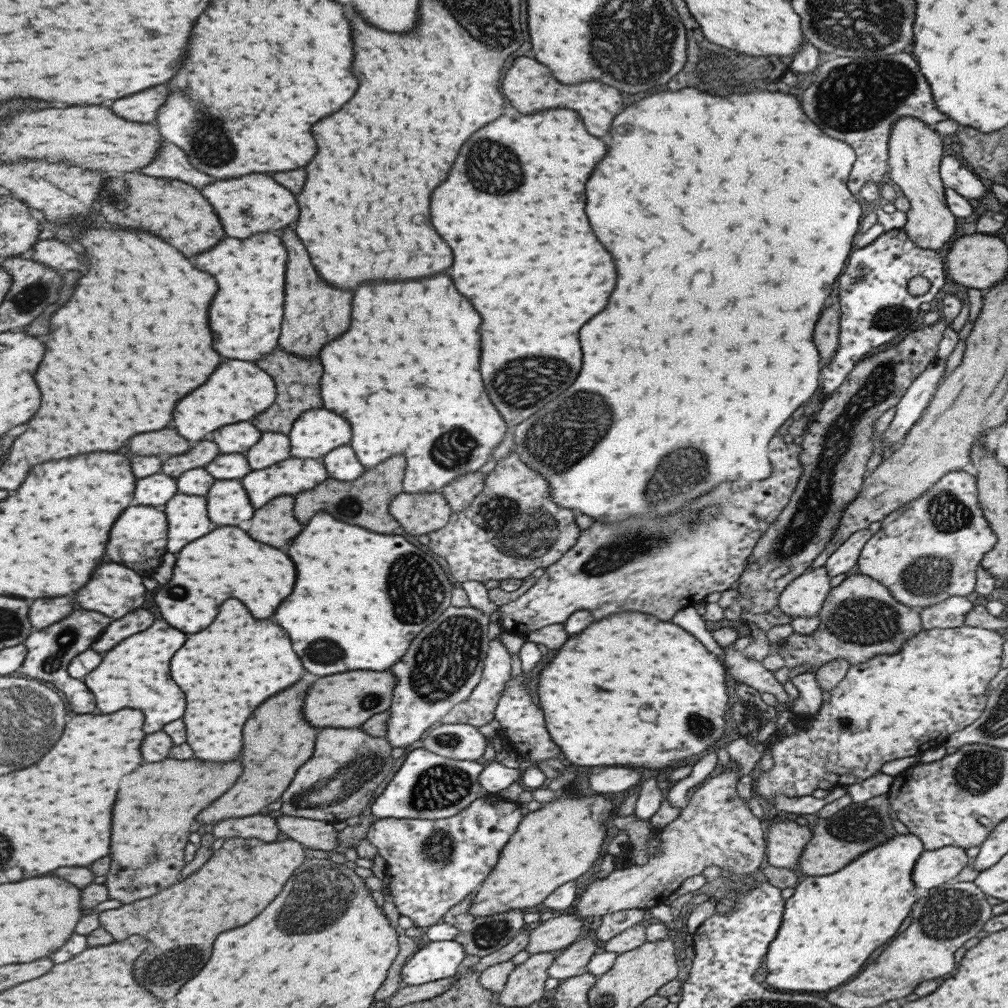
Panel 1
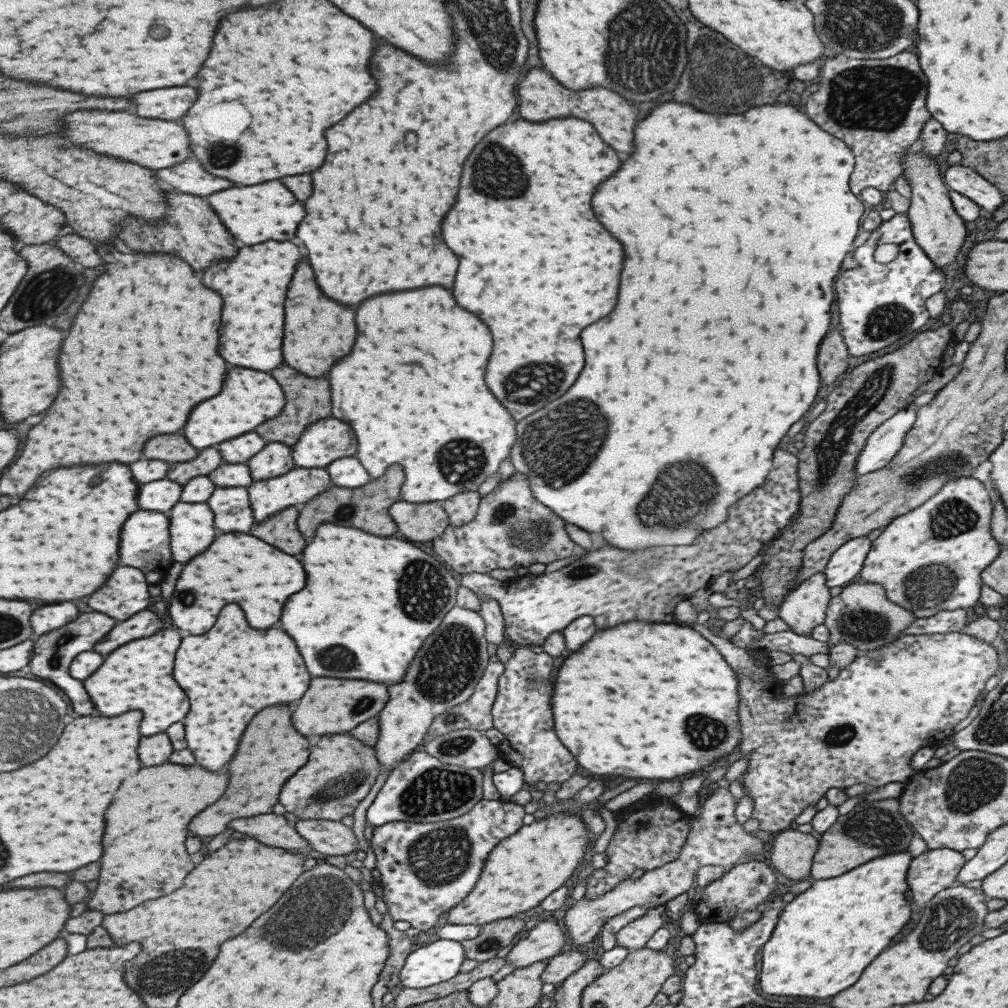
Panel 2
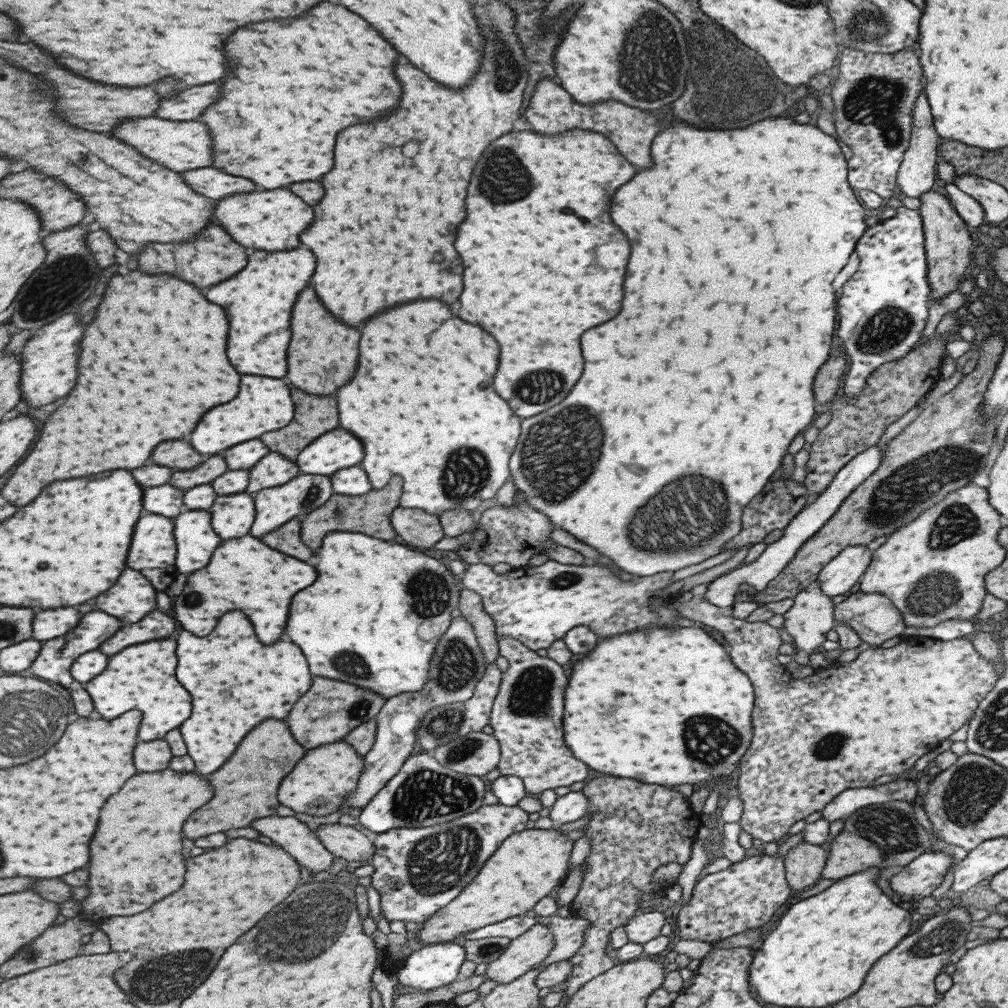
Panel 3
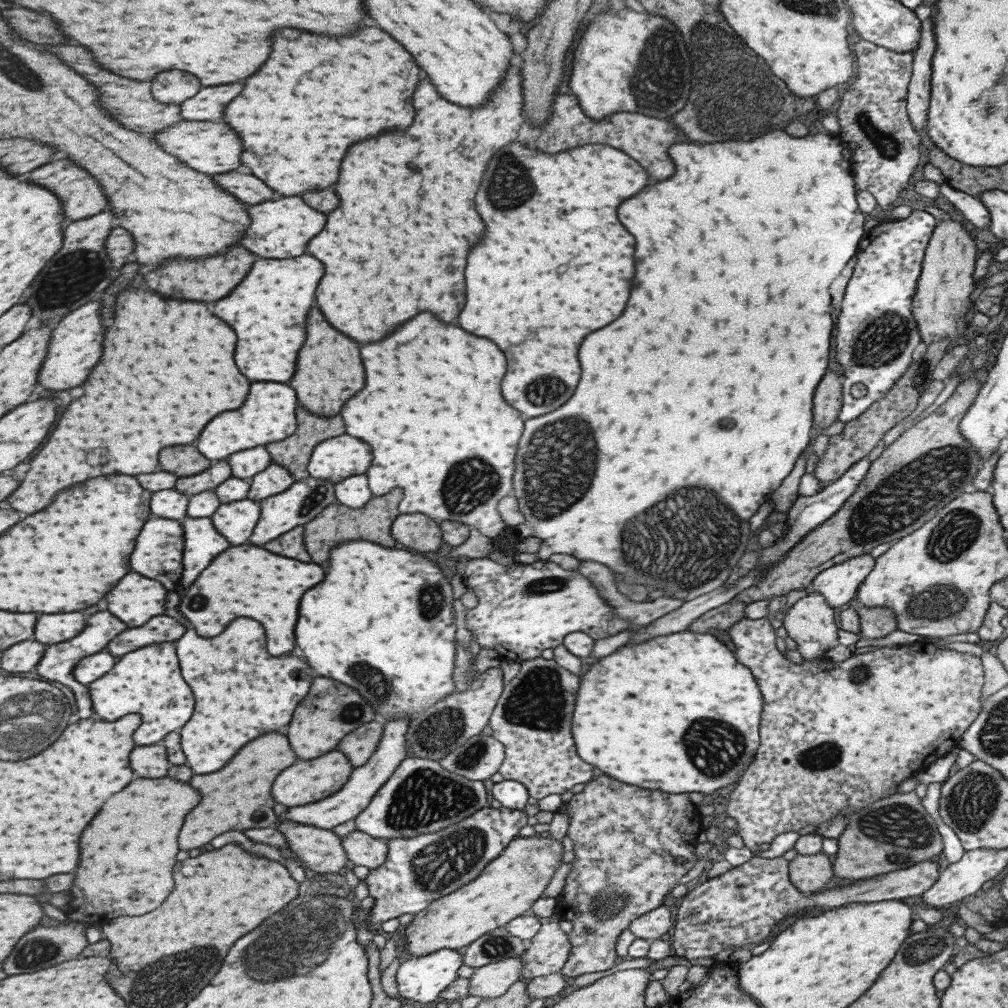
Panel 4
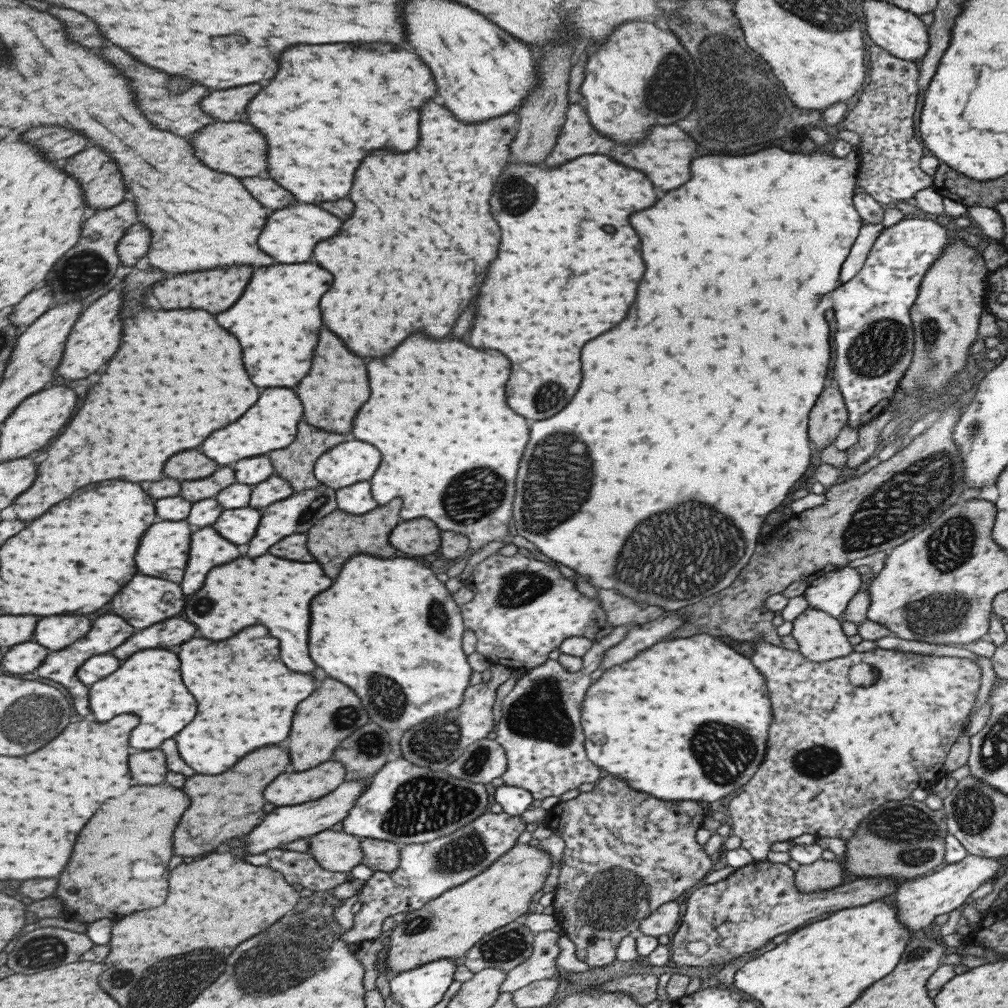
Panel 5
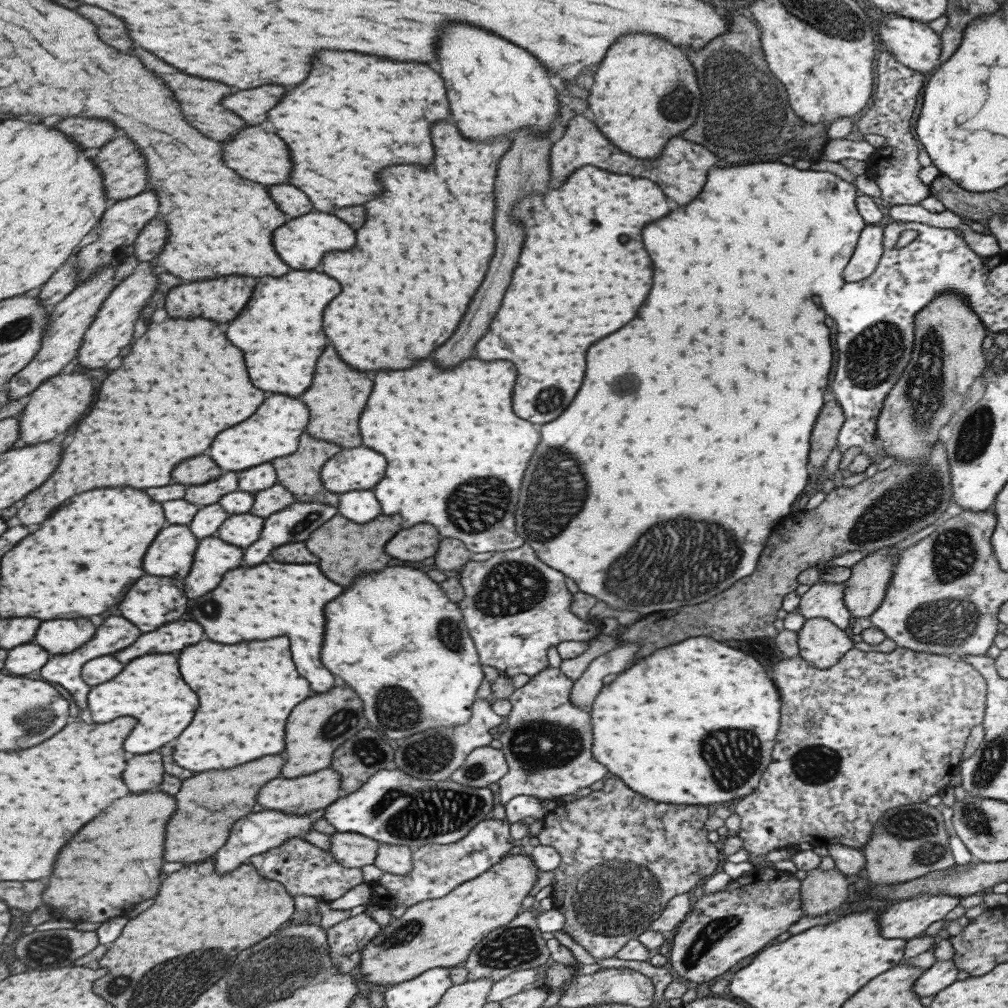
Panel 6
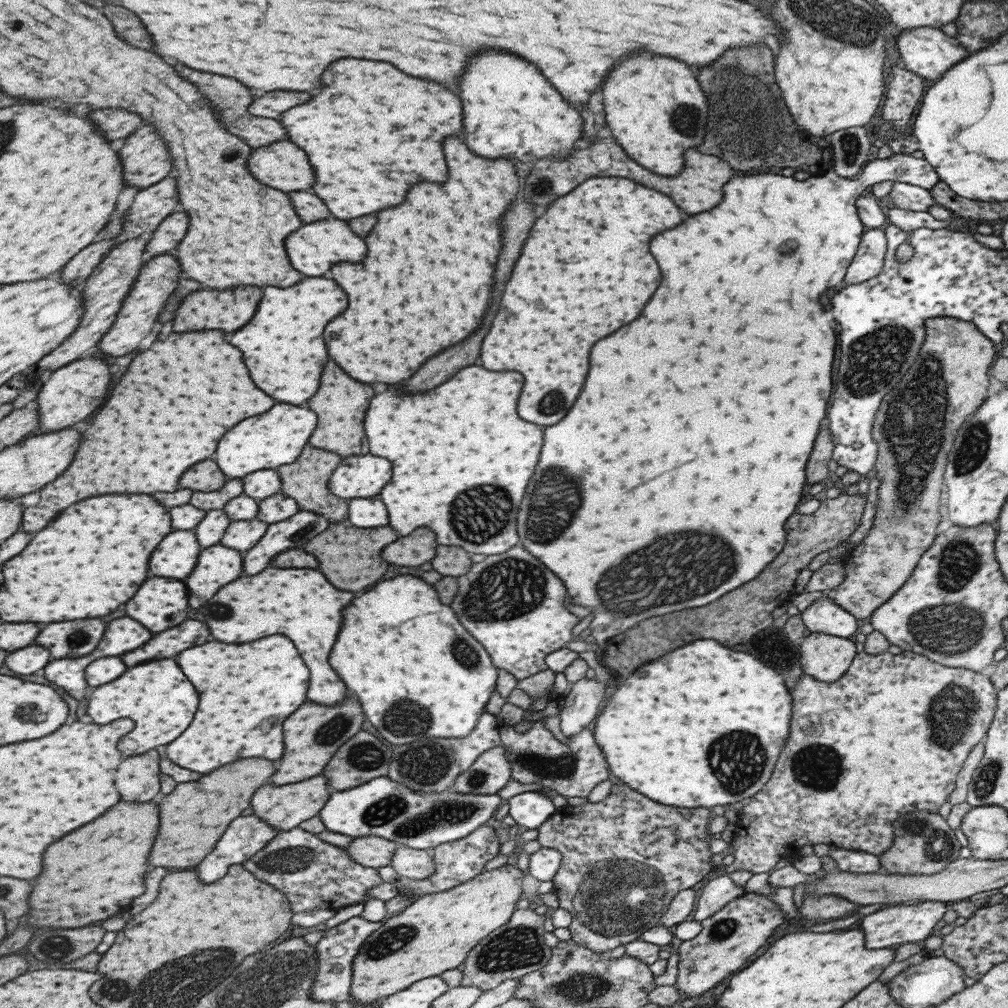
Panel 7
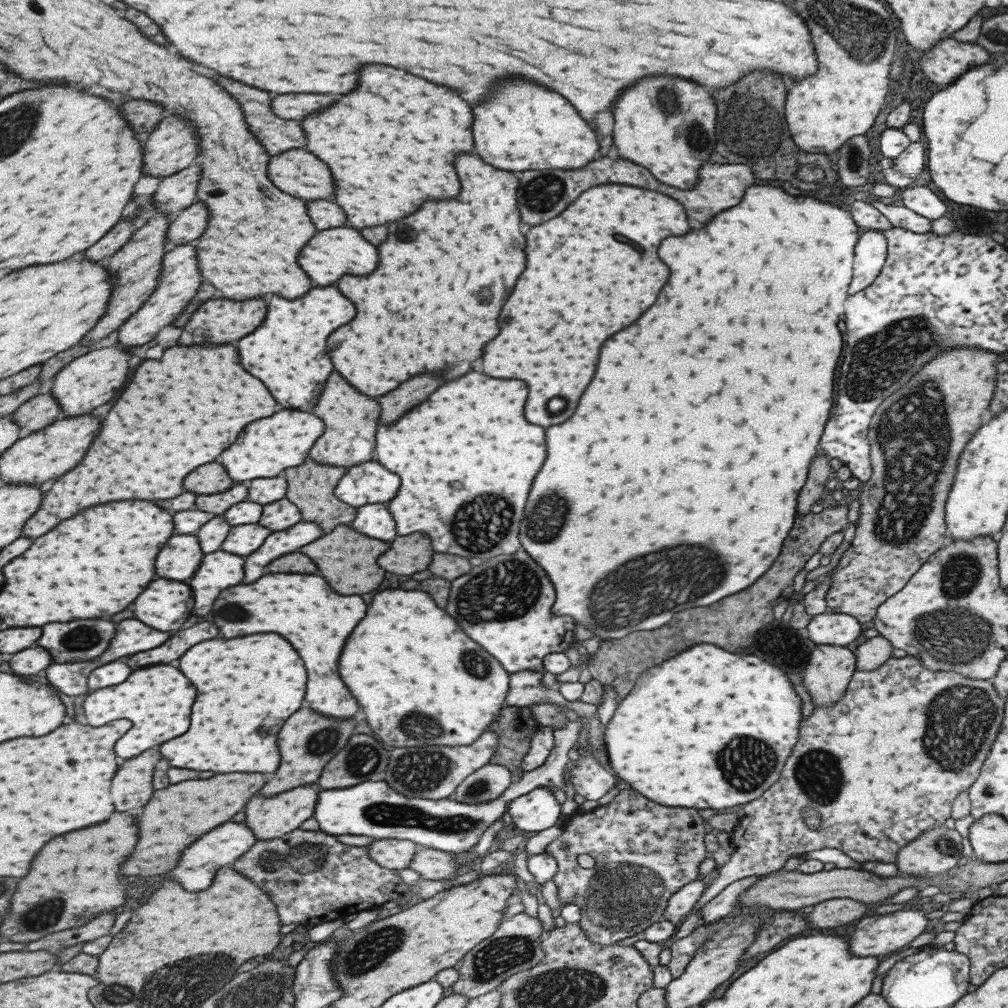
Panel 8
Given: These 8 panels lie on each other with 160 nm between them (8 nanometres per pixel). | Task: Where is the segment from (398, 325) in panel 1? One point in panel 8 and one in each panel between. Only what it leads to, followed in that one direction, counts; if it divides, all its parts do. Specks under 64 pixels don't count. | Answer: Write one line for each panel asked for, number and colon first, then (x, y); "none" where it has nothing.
2: (412, 384)
3: (419, 392)
4: (430, 402)
5: (436, 411)
6: (447, 435)
7: (461, 458)
8: (466, 458)

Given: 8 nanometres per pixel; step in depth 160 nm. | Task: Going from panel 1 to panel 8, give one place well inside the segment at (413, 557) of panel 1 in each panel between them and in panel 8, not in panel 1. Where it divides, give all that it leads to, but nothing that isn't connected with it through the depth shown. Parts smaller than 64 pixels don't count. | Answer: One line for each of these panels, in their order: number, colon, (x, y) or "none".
2: (365, 607)
3: (371, 618)
4: (381, 621)
5: (387, 628)
6: (392, 636)
7: (418, 674)
8: (419, 679)

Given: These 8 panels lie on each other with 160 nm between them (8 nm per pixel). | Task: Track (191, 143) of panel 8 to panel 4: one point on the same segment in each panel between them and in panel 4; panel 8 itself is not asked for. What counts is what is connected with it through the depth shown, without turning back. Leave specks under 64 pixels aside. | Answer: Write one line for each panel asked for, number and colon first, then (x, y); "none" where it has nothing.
4: (80, 197)
5: (102, 186)
6: (123, 171)
7: (144, 157)

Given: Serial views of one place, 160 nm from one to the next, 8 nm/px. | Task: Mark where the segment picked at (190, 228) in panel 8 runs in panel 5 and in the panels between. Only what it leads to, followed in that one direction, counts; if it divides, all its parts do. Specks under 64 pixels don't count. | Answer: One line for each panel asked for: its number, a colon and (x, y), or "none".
5: (134, 245)
6: (148, 244)
7: (167, 234)

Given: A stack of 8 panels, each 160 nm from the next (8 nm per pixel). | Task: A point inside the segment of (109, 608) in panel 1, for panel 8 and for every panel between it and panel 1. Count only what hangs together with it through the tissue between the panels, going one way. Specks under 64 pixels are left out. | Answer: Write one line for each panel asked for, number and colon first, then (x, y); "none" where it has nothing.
2: (125, 591)
3: (131, 597)
4: (135, 599)
5: (143, 600)
6: (151, 601)
7: (158, 604)
8: (164, 605)

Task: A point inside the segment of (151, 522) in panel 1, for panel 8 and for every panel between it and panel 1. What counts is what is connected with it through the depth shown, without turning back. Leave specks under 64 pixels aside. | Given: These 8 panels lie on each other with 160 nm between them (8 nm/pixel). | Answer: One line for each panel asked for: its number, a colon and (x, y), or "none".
2: (144, 540)
3: (151, 552)
4: (158, 547)
5: (162, 552)
6: (170, 554)
7: (174, 557)
8: (177, 560)

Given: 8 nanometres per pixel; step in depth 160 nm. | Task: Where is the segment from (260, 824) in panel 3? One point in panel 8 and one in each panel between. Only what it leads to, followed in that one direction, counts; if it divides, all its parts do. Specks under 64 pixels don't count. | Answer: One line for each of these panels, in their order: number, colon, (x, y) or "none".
4: (319, 850)
5: (332, 850)
6: (351, 850)
7: (370, 851)
8: (394, 854)

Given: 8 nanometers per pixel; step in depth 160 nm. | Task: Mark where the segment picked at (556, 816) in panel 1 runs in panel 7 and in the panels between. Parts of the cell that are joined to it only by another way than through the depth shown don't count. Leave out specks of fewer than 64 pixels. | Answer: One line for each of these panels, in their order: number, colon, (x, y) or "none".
2: (522, 869)
3: (527, 865)
4: (509, 884)
5: (445, 927)
6: (441, 932)
7: (434, 933)

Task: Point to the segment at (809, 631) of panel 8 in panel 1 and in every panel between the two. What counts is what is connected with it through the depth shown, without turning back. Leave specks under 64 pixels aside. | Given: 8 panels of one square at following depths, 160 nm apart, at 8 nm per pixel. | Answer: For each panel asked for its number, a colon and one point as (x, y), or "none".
1: (843, 559)
2: (844, 563)
3: (844, 570)
4: (837, 584)
5: (830, 592)
6: (825, 600)
7: (822, 615)

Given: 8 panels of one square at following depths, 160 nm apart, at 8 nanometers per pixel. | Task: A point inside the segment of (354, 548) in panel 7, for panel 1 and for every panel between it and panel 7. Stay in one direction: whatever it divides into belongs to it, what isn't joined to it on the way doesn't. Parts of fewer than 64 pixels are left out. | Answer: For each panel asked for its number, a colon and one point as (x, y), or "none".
1: (364, 501)
2: (366, 507)
3: (369, 512)
4: (336, 523)
5: (332, 539)
6: (344, 548)

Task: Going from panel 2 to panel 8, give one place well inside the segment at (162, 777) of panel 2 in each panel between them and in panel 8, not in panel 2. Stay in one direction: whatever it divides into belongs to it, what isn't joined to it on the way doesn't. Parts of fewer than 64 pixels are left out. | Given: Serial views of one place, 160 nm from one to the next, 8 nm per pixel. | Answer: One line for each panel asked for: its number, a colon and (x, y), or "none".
3: (146, 815)
4: (127, 852)
5: (119, 865)
6: (114, 861)
7: (94, 872)
8: (80, 870)

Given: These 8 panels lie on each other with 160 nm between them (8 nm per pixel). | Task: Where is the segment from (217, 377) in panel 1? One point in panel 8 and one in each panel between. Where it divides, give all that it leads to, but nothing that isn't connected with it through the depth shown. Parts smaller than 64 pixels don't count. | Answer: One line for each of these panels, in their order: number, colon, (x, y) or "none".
2: (247, 398)
3: (262, 404)
4: (267, 415)
5: (269, 424)
6: (272, 431)
7: (276, 437)
8: (264, 448)

